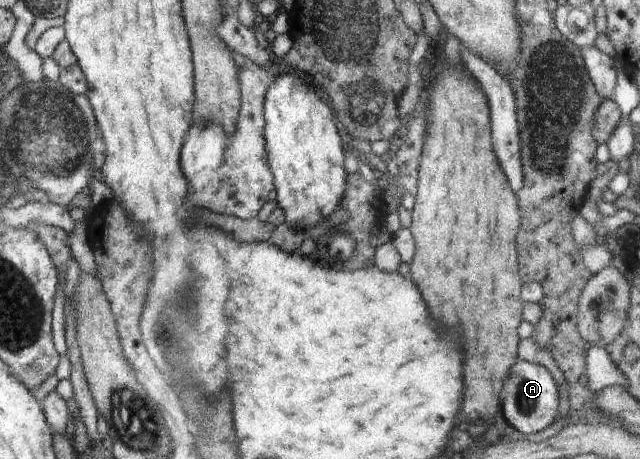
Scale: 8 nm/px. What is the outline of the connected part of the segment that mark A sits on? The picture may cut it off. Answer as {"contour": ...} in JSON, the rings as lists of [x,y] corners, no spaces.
{"contour":[[[520,360],[514,366],[512,378],[506,382],[506,388],[502,390],[501,420],[512,429],[519,430],[522,434],[540,432],[544,428],[554,424],[559,412],[559,392],[556,382],[546,369],[546,366],[538,363]]]}

